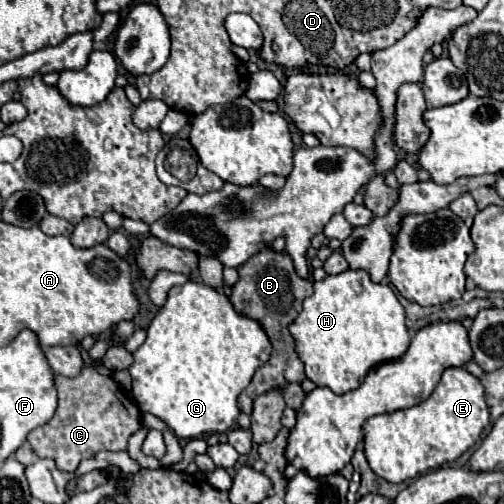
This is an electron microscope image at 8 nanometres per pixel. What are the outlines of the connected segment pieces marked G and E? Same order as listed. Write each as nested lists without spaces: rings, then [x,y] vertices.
[[[190,280],[168,292],[166,304],[146,330],[144,344],[134,352],[134,364],[130,366],[132,394],[140,410],[160,418],[176,438],[192,440],[208,432],[226,432],[240,412],[236,406],[238,394],[250,384],[254,372],[268,362],[270,352],[272,344],[258,322],[240,316],[216,288]]]
[[[446,368],[428,400],[392,414],[378,414],[364,424],[364,452],[372,472],[386,482],[404,482],[428,470],[454,462],[472,448],[486,426],[490,412],[484,402],[484,386],[466,368]]]

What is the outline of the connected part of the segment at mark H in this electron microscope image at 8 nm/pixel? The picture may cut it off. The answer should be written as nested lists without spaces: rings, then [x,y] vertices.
[[[352,268],[314,282],[314,294],[304,300],[304,310],[296,322],[290,324],[290,334],[296,344],[296,354],[306,366],[306,378],[316,386],[328,386],[334,394],[356,390],[372,368],[402,358],[410,344],[404,308],[398,302],[394,290],[390,286],[372,282],[368,272]]]

